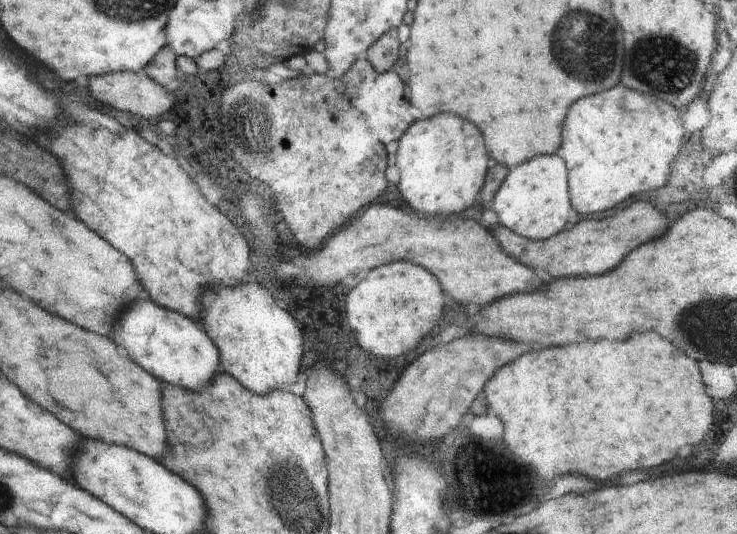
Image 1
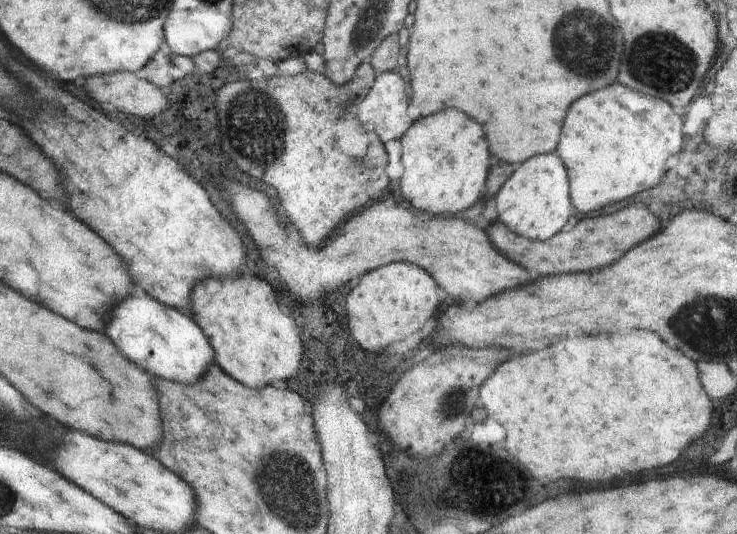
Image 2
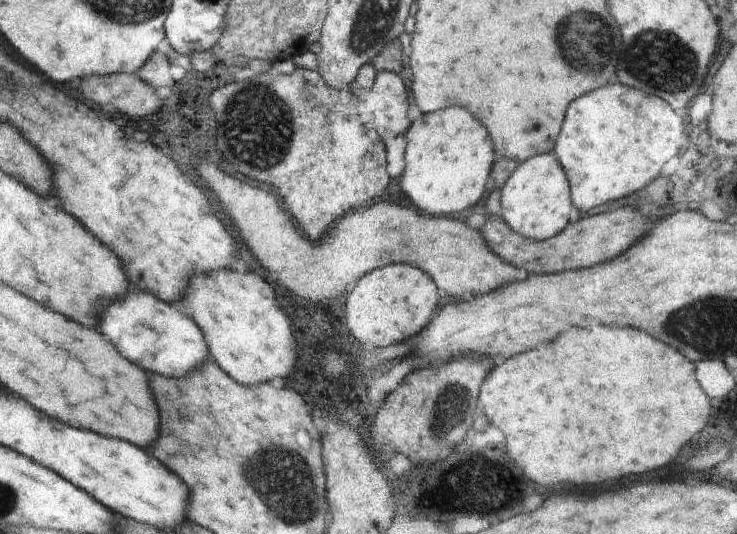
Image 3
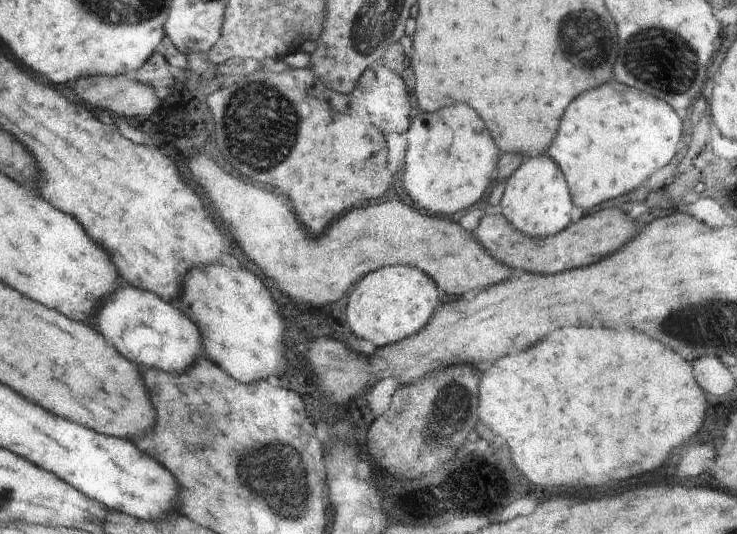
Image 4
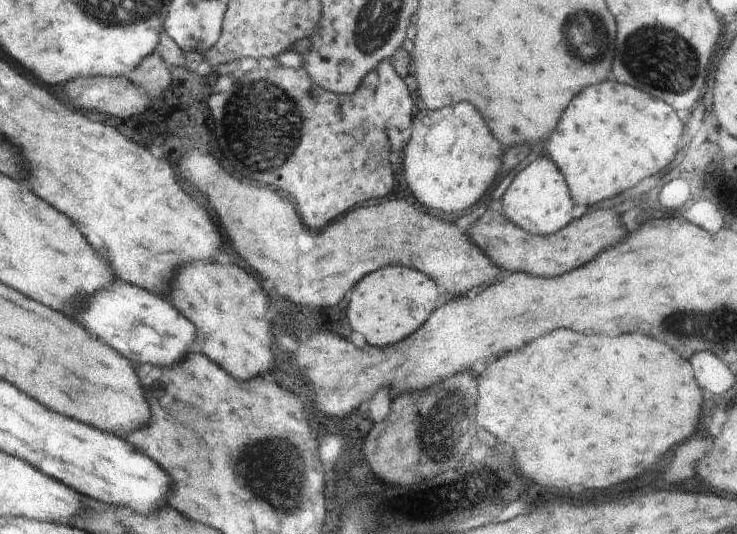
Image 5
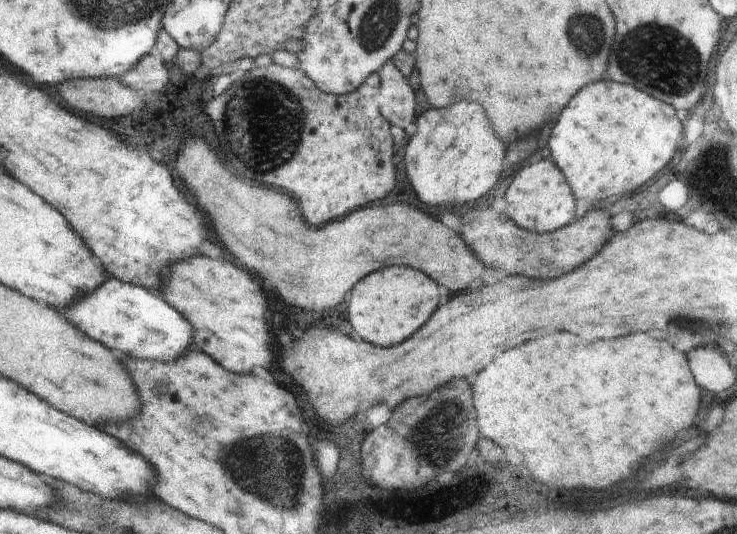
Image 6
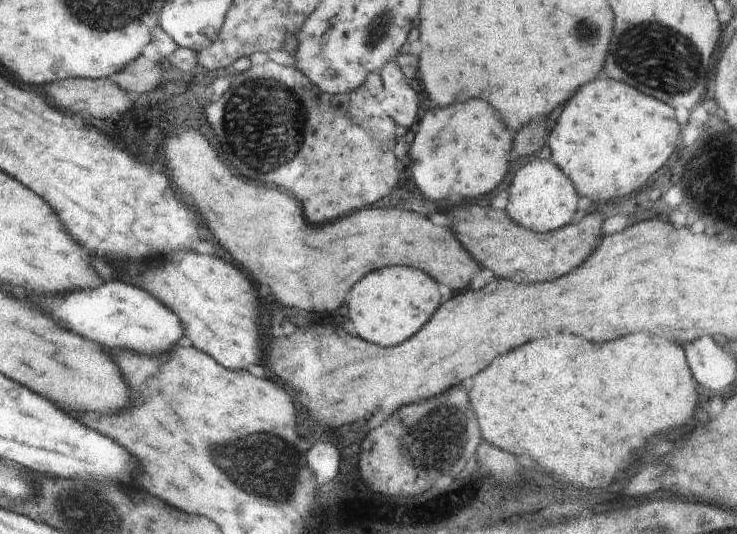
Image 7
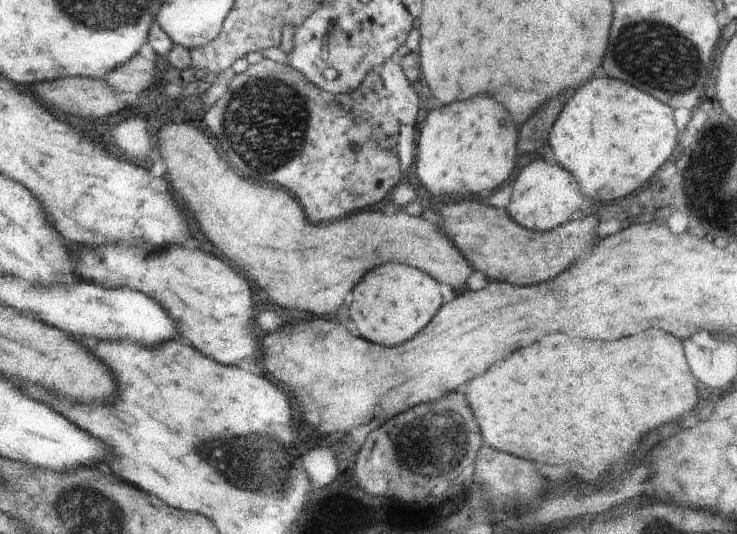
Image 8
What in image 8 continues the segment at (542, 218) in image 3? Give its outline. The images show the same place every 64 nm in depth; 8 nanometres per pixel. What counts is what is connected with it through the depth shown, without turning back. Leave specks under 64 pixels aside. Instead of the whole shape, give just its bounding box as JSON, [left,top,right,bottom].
[507,159,584,231]

